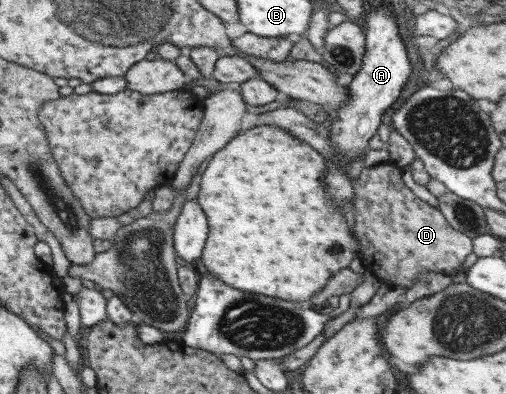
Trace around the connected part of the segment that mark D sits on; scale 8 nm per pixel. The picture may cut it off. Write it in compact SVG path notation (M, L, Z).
M391 163L363 168L359 177L353 180L353 205L355 205L355 229L351 231L358 241L358 255L362 266L376 279L390 287L408 288L418 273L424 271L452 274L463 269L462 263L472 252L469 237L455 231L445 221L443 214L435 207L416 197L401 180L402 169Z

